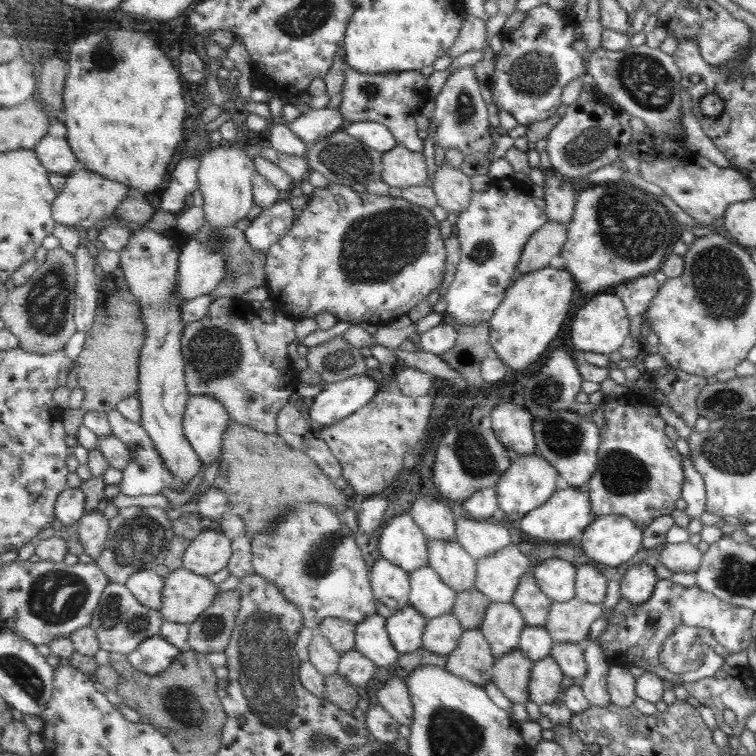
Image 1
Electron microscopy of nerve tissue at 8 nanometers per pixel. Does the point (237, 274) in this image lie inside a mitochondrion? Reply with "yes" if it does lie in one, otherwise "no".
yes

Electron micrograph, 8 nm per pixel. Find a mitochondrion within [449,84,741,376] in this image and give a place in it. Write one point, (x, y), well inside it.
(631, 227)

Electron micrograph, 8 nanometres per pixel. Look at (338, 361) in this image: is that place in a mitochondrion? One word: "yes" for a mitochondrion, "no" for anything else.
yes

